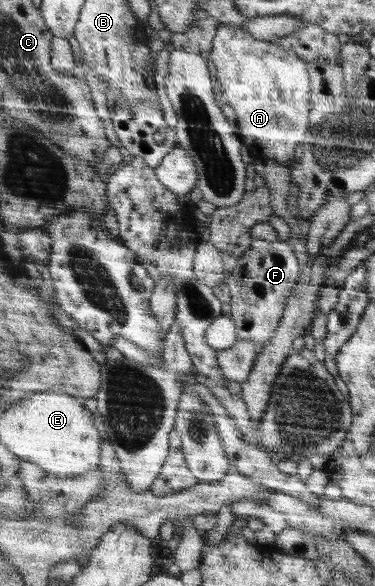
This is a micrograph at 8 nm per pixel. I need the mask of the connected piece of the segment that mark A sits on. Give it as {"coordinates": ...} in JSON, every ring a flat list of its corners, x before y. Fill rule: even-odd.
{"coordinates":[[222,23,222,27,218,27,217,36,213,42,213,51,210,56,218,70,217,79,214,80,216,100,219,101,219,104,221,103,221,106,224,104,231,106,236,113,238,136,240,136,240,140,242,140,242,144,244,144,244,146,242,146,242,160,244,160,244,163,255,164,257,161,262,160,264,162,271,161,280,163,281,165,290,166,290,164,294,162,294,158,296,158,296,150,300,150,298,146,304,142,304,139,306,139,306,132,310,130,310,114,313,112,313,96,310,96,310,92,314,94,313,81,311,80,311,68,306,63,306,60,297,56,297,53,294,50,288,51,270,41,257,40,245,27,225,25,224,23],[252,140,260,146,260,148,258,148,258,152,262,152,262,148,264,148,262,156,258,156,258,152,254,152,254,148,250,148,250,146,252,146]]}

